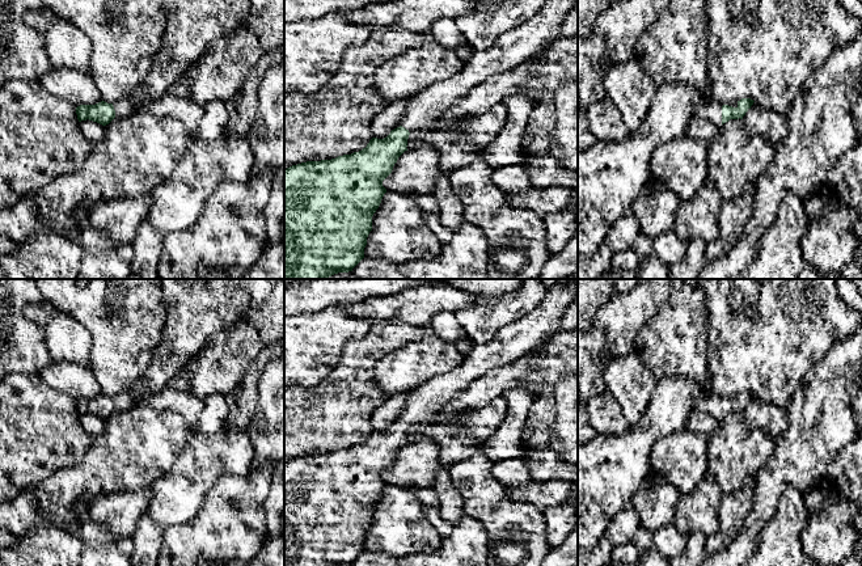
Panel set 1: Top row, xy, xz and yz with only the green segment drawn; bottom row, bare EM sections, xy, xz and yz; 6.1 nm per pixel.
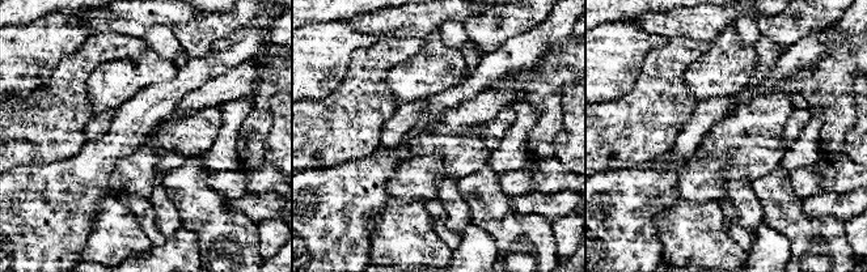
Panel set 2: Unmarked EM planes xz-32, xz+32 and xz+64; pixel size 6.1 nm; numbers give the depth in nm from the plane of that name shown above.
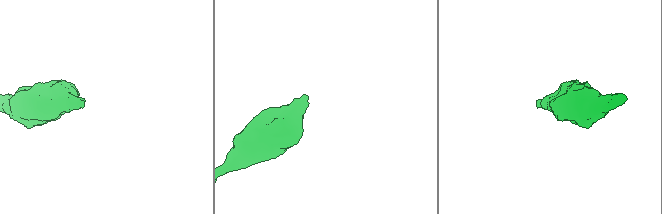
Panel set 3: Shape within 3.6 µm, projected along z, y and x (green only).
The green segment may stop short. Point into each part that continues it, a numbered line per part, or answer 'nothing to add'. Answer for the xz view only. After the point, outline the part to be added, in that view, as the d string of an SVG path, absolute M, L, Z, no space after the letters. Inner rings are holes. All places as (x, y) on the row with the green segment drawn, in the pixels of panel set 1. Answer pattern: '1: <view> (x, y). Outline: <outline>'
1: xz (510, 49). Outline: M546 0L536 17L500 34L490 48L474 51L457 75L411 97L401 126L409 132L431 128L444 110L453 106L476 85L533 58L550 41L558 38L565 17L576 3L576 0Z

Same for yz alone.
1: yz (712, 110). Outline: M715 100L696 105L693 109L693 118L709 121L717 127L722 126L722 105Z

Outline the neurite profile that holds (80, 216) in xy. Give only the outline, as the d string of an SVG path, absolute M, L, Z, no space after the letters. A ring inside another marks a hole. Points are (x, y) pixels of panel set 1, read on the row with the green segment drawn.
M81 206L77 207L77 210L73 212L72 217L79 229L85 228L88 225L89 214L90 211L85 210Z

